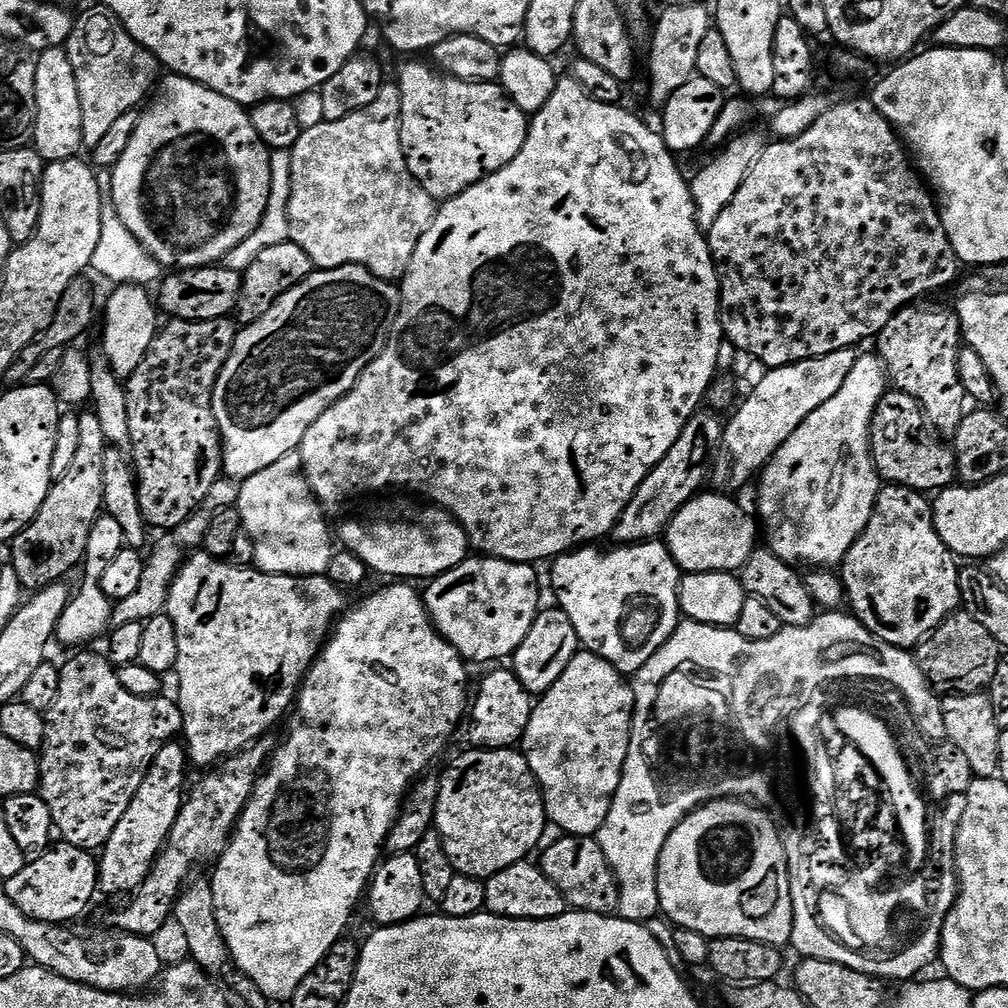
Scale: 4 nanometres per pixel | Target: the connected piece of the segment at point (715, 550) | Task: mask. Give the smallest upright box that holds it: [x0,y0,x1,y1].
[666,490,758,574]

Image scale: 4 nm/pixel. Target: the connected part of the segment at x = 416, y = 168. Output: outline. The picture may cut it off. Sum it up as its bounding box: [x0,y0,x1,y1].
[398,63,529,202]

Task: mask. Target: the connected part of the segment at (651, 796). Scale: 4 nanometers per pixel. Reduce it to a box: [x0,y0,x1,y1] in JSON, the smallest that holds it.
[596,742,710,925]

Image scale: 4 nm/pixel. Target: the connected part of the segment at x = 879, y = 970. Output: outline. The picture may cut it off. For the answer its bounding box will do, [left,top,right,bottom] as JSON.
[790,908,945,982]

